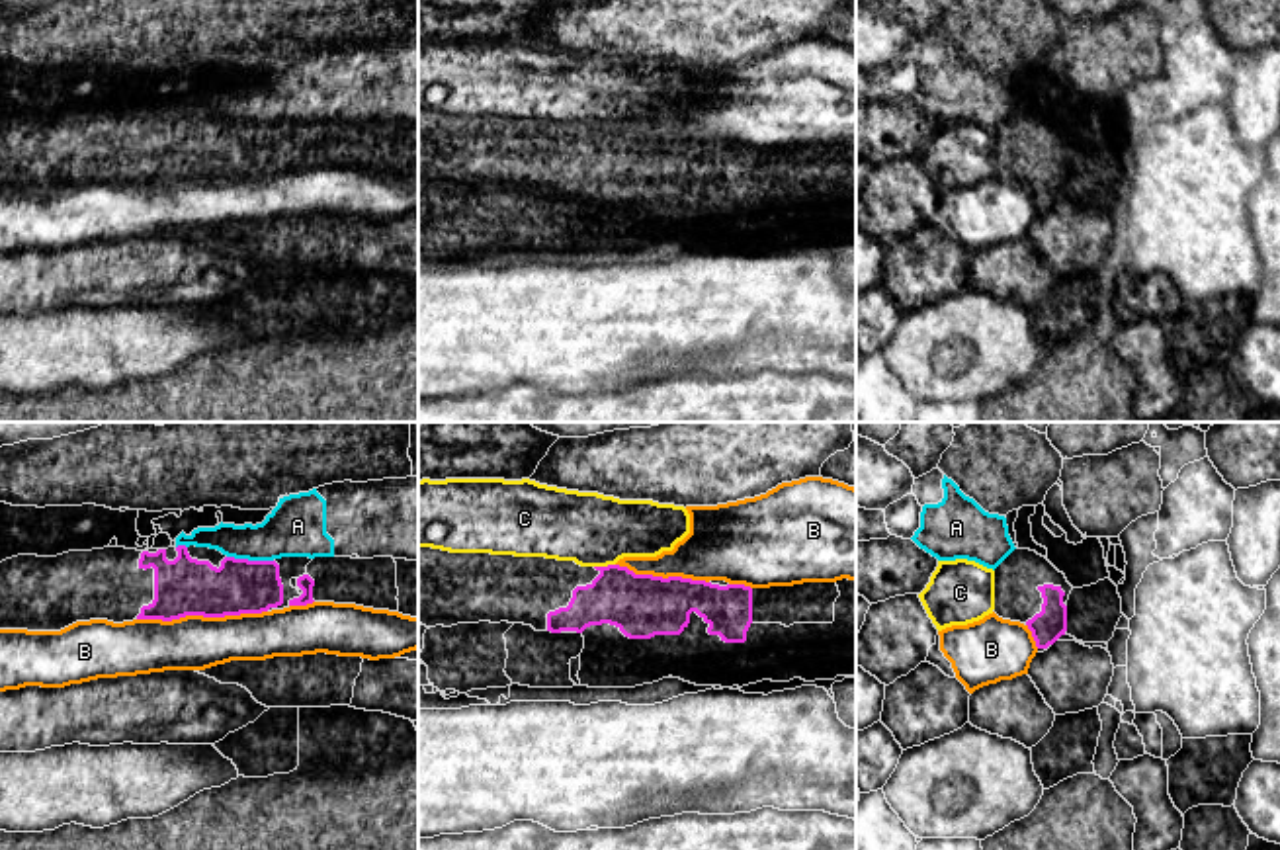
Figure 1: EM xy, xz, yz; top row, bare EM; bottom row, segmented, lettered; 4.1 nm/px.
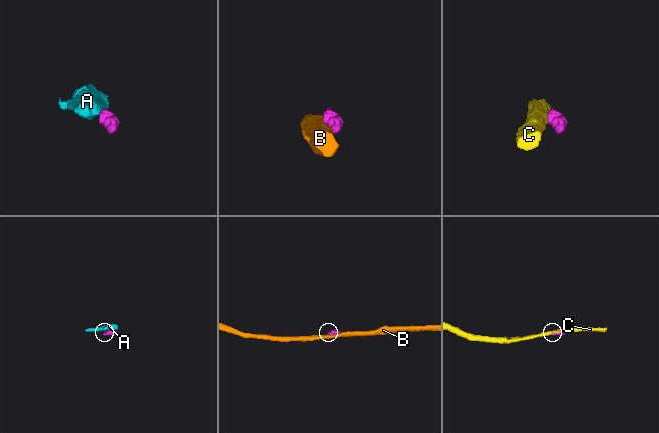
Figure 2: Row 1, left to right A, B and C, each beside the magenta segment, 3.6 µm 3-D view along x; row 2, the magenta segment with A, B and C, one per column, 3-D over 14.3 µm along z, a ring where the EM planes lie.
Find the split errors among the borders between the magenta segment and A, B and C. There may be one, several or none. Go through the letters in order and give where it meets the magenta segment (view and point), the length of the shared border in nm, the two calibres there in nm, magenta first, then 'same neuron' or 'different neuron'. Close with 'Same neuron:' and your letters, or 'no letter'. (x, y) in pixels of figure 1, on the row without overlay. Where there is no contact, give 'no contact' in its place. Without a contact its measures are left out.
A: xy (251, 124) | 190 nm | 220/240 nm | different neuron
B: xy (202, 176) | 550 nm | 240/220 nm | different neuron
C: xz (604, 129) | 90 nm | 260/300 nm | different neuron
Same neuron: no letter

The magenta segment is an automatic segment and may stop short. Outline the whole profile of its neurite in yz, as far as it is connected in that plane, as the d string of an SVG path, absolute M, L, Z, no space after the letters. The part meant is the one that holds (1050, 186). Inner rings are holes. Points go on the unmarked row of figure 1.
M1014 111L995 131L995 176L1024 186L1038 211L1067 193L1067 162L1073 149L1045 119Z

